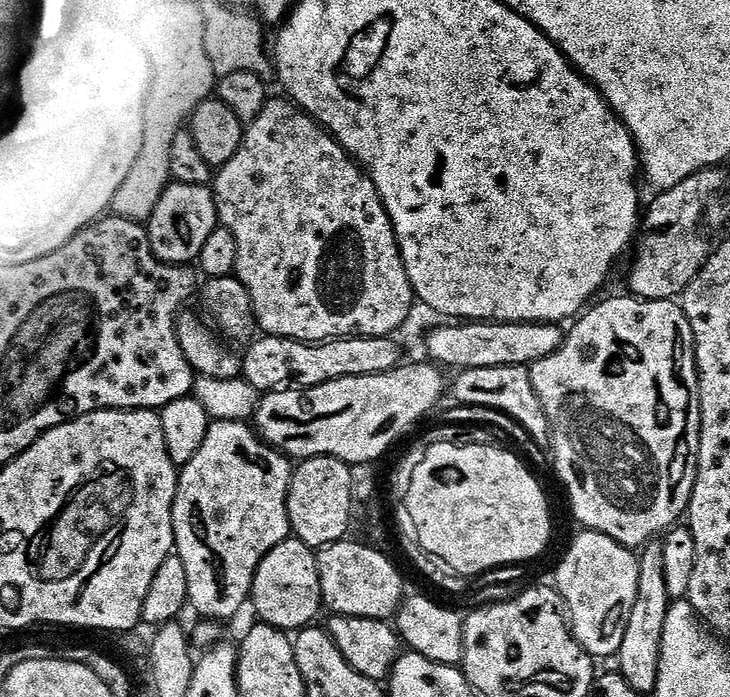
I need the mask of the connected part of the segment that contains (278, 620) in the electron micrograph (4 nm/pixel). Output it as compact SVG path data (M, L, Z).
M295 538L282 541L277 548L261 562L256 571L256 580L252 583L251 603L256 603L256 612L263 623L281 630L299 630L307 628L319 614L324 604L324 595L320 585L320 571L316 561L317 553L308 545Z

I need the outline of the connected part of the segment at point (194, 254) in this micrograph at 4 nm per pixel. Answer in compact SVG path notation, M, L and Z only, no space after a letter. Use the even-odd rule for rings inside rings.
M169 183L154 209L154 240L165 264L188 266L199 261L208 239L218 231L218 213L213 189L208 186Z

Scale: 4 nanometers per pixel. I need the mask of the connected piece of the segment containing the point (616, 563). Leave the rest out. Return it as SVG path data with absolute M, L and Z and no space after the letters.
M587 530L581 533L557 566L554 587L564 598L572 637L589 656L601 658L619 653L622 638L626 638L626 626L638 598L640 562L633 549L624 548L606 534Z

